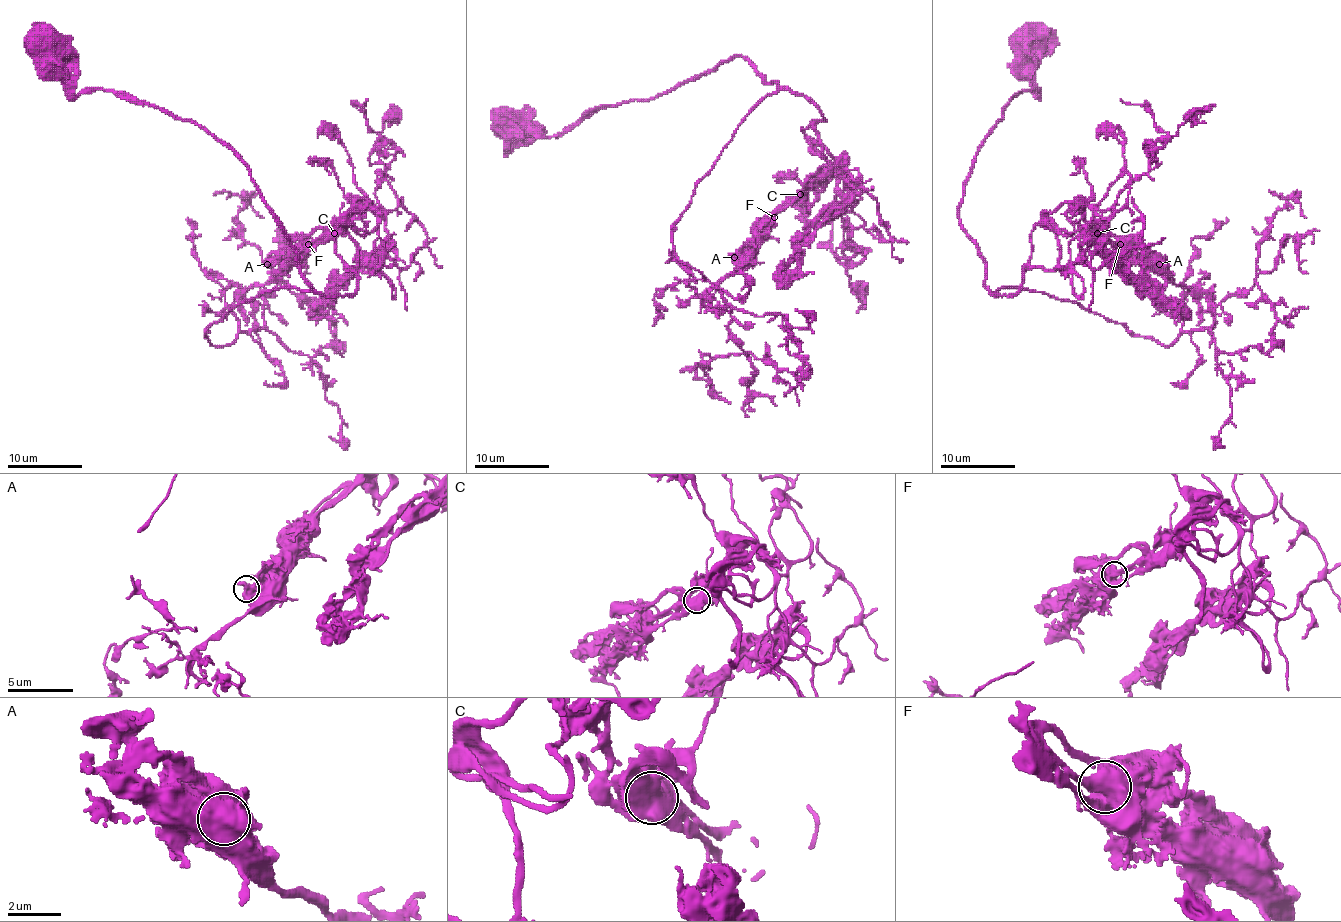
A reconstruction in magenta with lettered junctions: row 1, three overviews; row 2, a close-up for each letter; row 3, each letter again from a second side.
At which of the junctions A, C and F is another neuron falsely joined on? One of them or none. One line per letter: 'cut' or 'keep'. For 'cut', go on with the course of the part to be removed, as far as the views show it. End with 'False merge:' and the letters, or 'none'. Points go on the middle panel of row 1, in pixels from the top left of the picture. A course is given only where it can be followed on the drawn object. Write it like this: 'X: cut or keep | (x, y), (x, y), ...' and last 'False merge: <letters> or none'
A: keep
C: keep
F: keep
False merge: none

